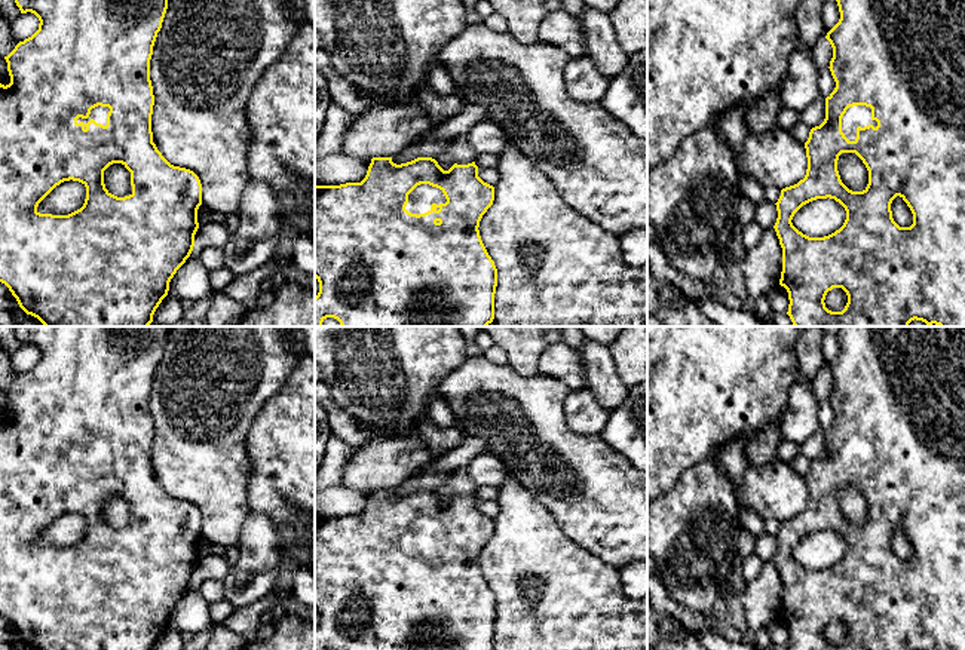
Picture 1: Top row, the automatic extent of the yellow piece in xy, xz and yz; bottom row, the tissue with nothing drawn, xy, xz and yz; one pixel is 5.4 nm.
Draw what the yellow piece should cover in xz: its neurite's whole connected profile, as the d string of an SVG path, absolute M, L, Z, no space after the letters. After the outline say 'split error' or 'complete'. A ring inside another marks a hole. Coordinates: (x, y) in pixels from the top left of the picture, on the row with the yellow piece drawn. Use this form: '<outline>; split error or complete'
M373 157L361 183L315 186L315 278L319 282L319 292L315 297L315 326L322 326L327 318L337 319L341 326L487 326L491 324L497 269L481 240L478 227L493 200L494 187L478 177L475 162L454 163L444 171L432 157L417 157L401 165L393 163L392 157Z; split error

